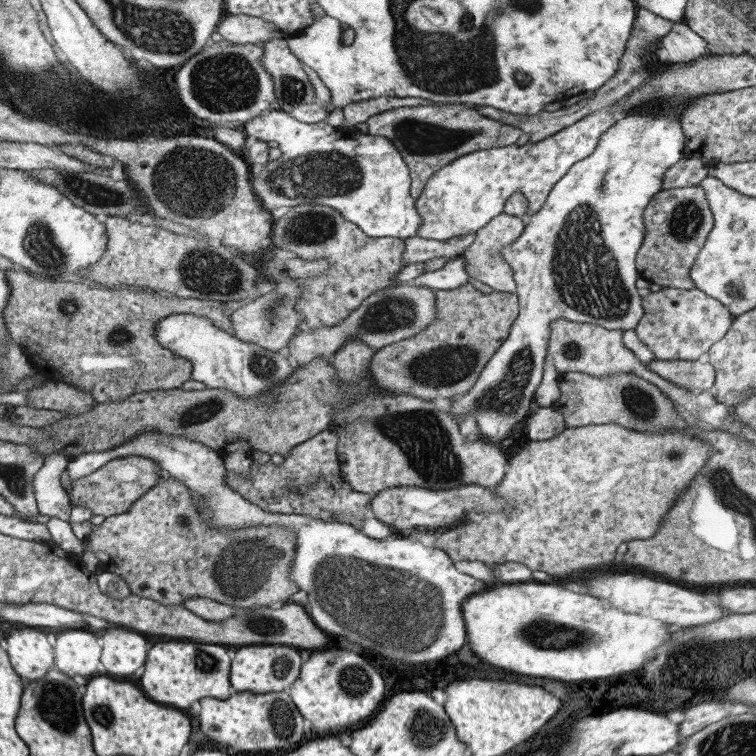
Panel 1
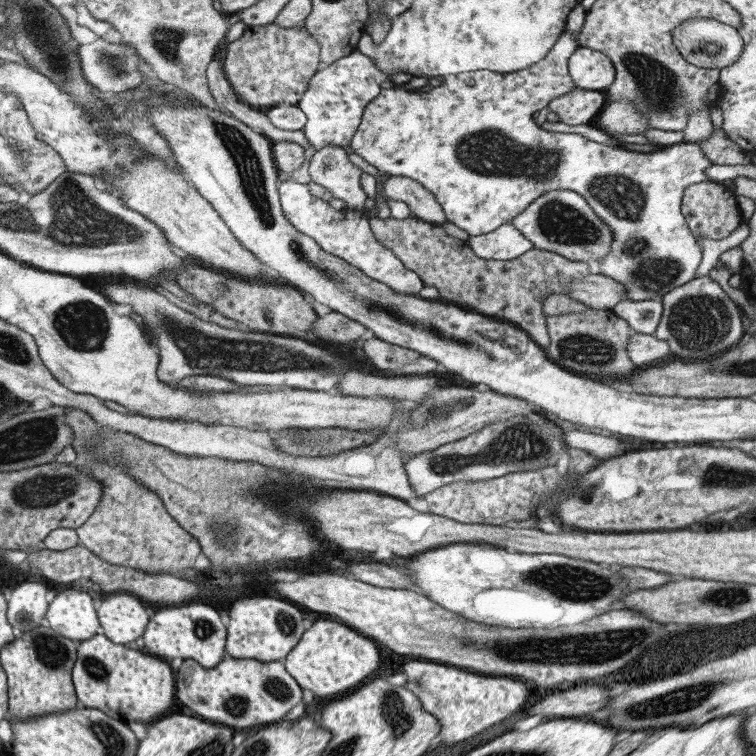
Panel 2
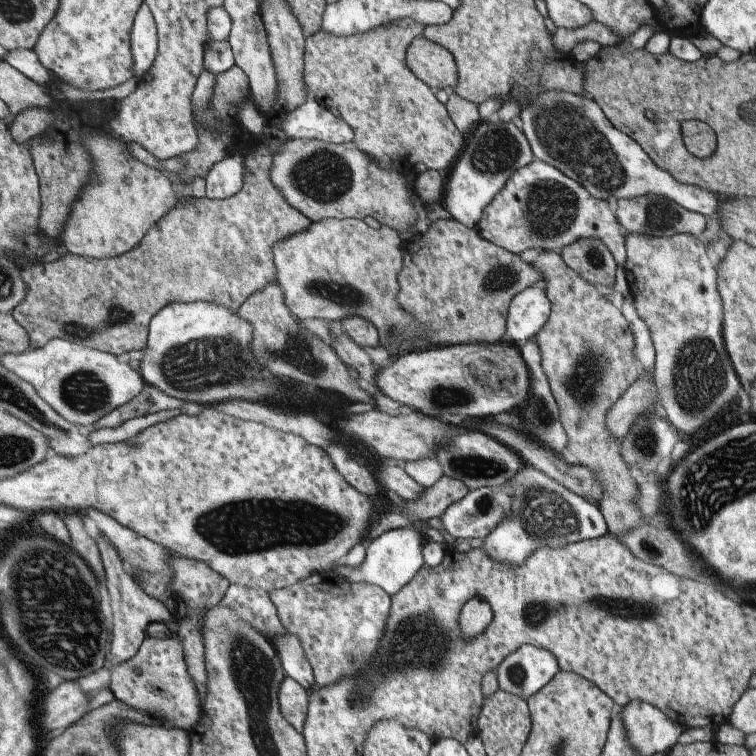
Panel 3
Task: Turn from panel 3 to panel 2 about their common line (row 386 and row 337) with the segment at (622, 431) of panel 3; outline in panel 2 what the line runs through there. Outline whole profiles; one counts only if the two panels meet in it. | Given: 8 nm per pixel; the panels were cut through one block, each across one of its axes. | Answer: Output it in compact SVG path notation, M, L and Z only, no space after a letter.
M631 333L626 350L630 362L641 369L657 366L671 358L668 344L654 335Z

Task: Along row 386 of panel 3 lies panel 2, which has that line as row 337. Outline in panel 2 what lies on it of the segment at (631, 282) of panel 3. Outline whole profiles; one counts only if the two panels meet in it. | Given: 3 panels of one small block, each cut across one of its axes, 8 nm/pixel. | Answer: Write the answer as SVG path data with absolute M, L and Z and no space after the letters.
M709 275L693 277L662 296L662 316L654 336L668 344L671 357L695 360L724 353L744 334L742 310Z

